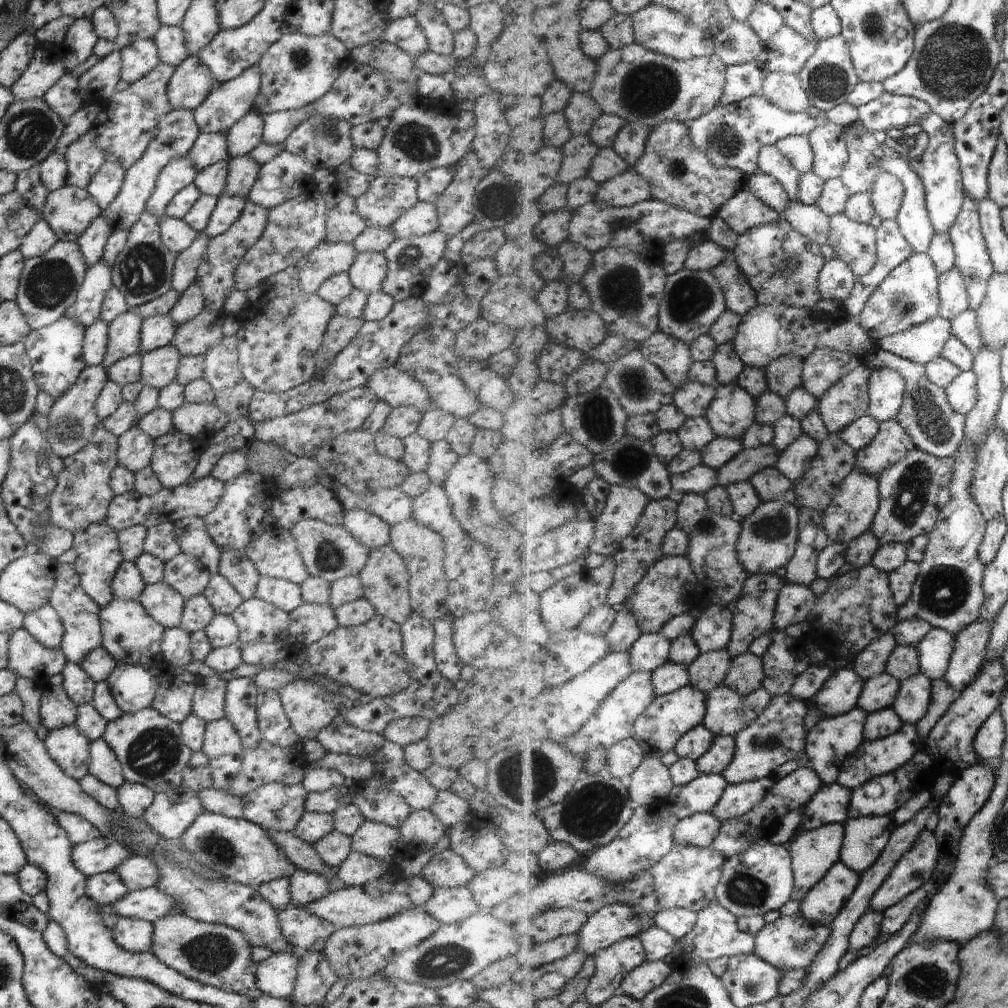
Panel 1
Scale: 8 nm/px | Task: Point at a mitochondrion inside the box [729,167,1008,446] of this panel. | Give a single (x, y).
(792, 254)

